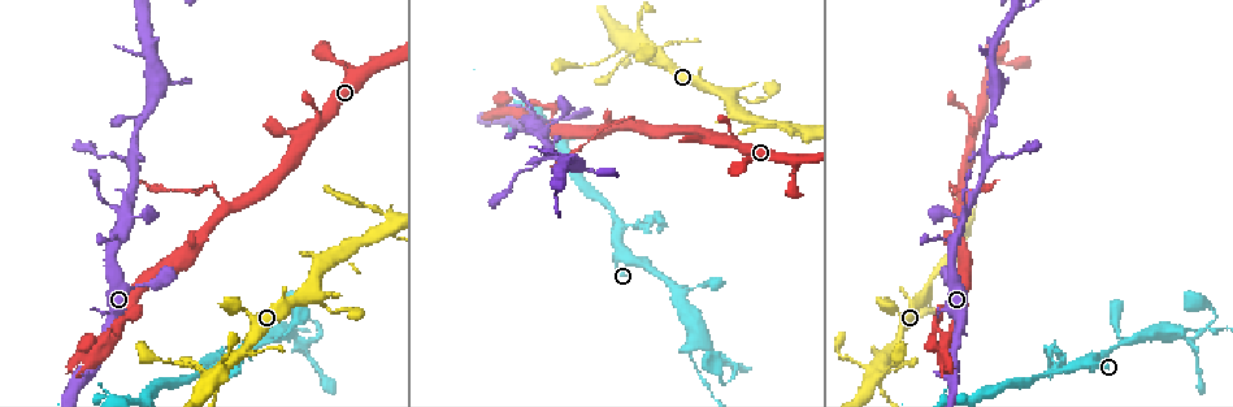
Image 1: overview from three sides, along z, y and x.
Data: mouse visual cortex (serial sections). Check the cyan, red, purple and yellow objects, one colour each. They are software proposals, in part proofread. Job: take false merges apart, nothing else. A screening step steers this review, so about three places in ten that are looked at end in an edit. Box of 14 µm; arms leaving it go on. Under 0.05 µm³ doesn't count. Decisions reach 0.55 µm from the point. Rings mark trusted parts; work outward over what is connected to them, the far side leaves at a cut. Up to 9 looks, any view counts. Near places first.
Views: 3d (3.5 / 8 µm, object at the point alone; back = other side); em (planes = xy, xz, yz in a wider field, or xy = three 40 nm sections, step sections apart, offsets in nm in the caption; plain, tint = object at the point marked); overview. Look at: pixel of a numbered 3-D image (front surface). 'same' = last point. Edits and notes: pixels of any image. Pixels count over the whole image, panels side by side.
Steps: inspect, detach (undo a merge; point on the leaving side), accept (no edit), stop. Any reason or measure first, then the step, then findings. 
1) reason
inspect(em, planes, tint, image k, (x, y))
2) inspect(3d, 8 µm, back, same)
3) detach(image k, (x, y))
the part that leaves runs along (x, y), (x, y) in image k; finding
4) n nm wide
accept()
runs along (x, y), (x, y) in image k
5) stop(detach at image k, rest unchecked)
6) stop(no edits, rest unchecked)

sharp bend
inspect(3d, 3.5 µm, back, image 1, (390, 225))

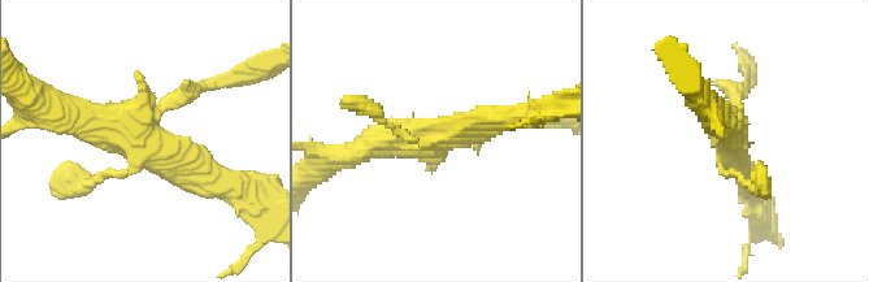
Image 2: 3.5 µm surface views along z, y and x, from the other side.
accept()
runs along (213, 182), (144, 130), (152, 111), (208, 86) in image 2; continuous, no second cell

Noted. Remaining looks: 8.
arms part here
inspect(3d, 8 µm, image 1, (957, 208))

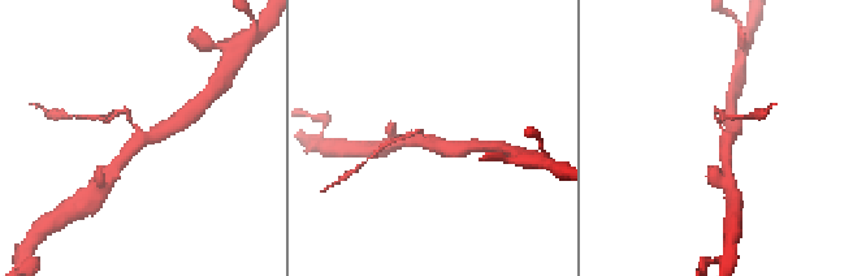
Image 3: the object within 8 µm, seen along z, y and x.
3 arms; arms of 100, 300, 350 nm; now the EM
inspect(em, planes, tint, image 3, (726, 139))

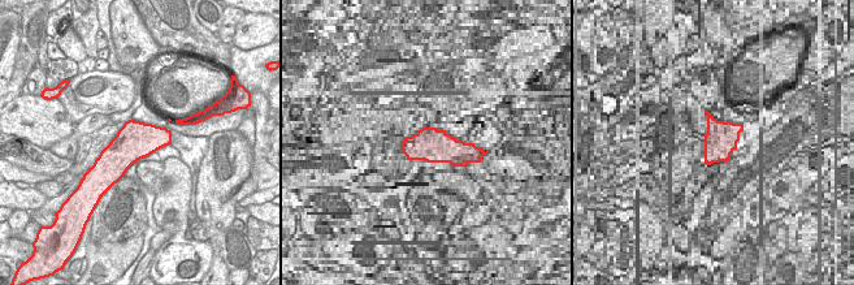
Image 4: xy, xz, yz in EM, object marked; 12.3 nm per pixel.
accept()
runs along (177, 124), (142, 138), (113, 167) in image 3; continuous, no second cell

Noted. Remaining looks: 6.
three-way junction
inspect(3d, 3.5 µm, image 1, (539, 131))

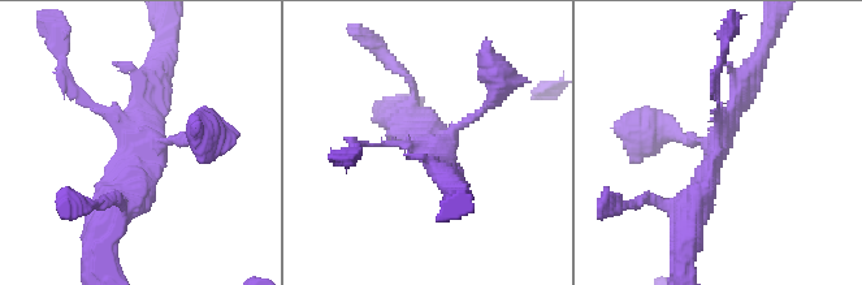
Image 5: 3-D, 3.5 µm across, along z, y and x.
inspect(em, xy, step 2, tint, image 5, (716, 155))

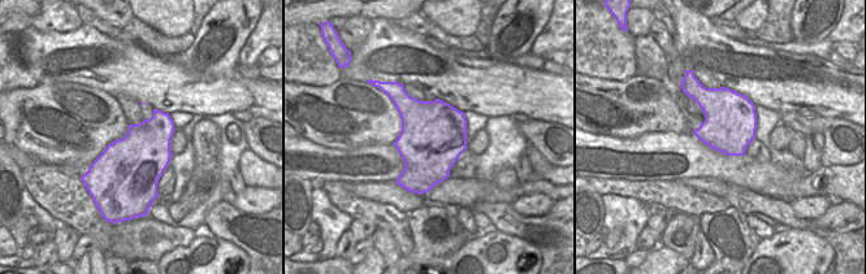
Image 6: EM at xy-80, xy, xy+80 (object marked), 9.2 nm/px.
cut it another way
inspect(em, xy, step 5, tint, same)

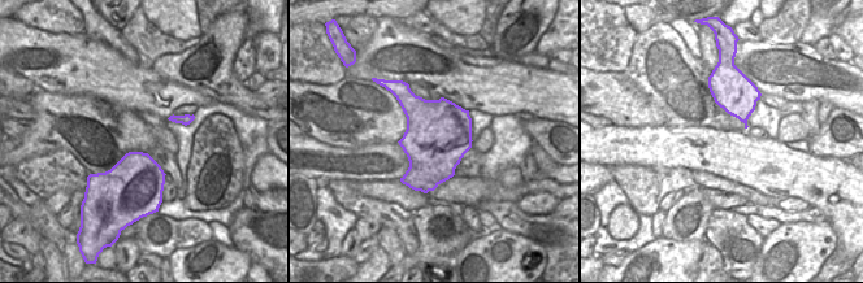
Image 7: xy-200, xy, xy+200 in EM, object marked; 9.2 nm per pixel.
accept()
runs along (688, 228), (705, 172), (748, 81) in image 5; continuous, no second cell

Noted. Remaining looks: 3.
calibre changes
inspect(3d, 3.5 µm, image 1, (131, 165))

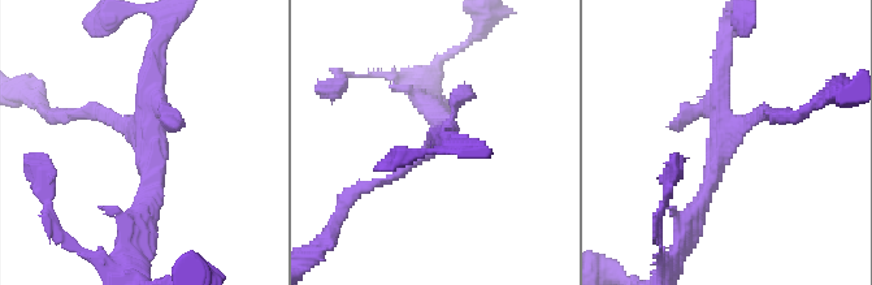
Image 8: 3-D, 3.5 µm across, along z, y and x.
inspect(em, xy, step 5, tint, image 8, (150, 134))

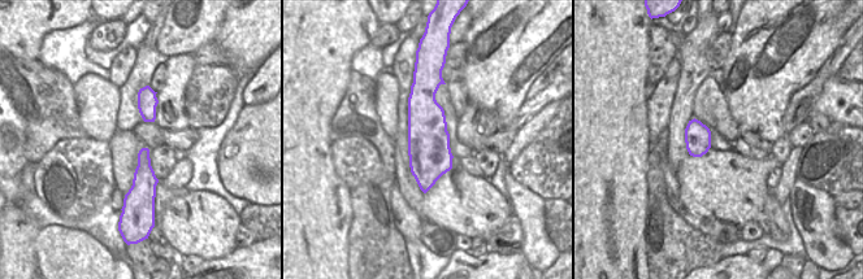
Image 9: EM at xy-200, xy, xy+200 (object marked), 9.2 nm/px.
accept()
runs along (694, 212), (721, 145), (724, 48) in image 8; all the same cell

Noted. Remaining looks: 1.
stop(no edits, rest unchecked)

